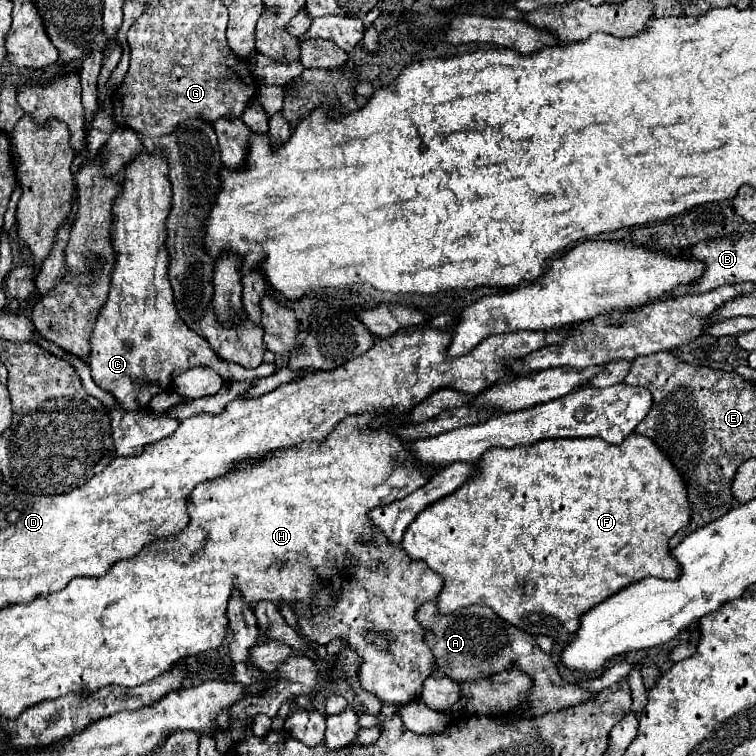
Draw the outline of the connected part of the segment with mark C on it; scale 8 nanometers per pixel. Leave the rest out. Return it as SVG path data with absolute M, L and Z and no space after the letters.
M143 153L135 161L127 165L125 181L123 181L123 193L115 199L113 213L113 249L115 249L115 269L111 273L111 291L105 307L101 309L97 317L97 325L91 335L91 353L89 353L89 367L93 381L113 393L117 401L121 403L123 411L111 411L111 429L113 429L113 443L117 455L139 455L147 443L161 441L169 435L173 435L179 427L179 421L173 417L161 417L149 411L147 403L153 395L163 393L169 389L171 379L175 373L187 371L191 367L211 367L215 373L219 373L225 381L253 381L259 377L269 377L277 371L275 363L261 363L255 369L243 369L237 363L229 363L219 359L205 337L189 329L177 315L175 301L173 301L173 289L167 279L167 263L169 255L165 249L165 219L171 209L171 183L167 179L167 163L163 155L151 155Z

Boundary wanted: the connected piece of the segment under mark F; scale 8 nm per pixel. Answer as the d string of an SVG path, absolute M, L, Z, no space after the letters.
M637 433L629 435L621 445L609 445L599 437L587 437L587 439L545 439L527 447L515 447L515 449L499 449L491 447L485 451L479 461L475 463L475 471L471 479L467 479L457 491L451 495L431 503L425 507L415 521L407 527L401 549L411 557L413 561L423 561L429 569L433 569L437 575L443 575L443 589L437 597L437 609L439 613L453 613L461 607L469 605L481 605L491 607L501 619L515 625L517 629L531 633L531 635L549 635L549 637L561 637L571 635L577 631L577 619L601 603L603 599L611 597L613 593L621 591L623 587L645 579L645 577L663 577L663 579L675 579L679 575L679 567L675 559L669 555L667 541L689 523L691 509L687 503L687 491L683 485L681 475L671 467L671 461L651 443L647 437L639 437Z

